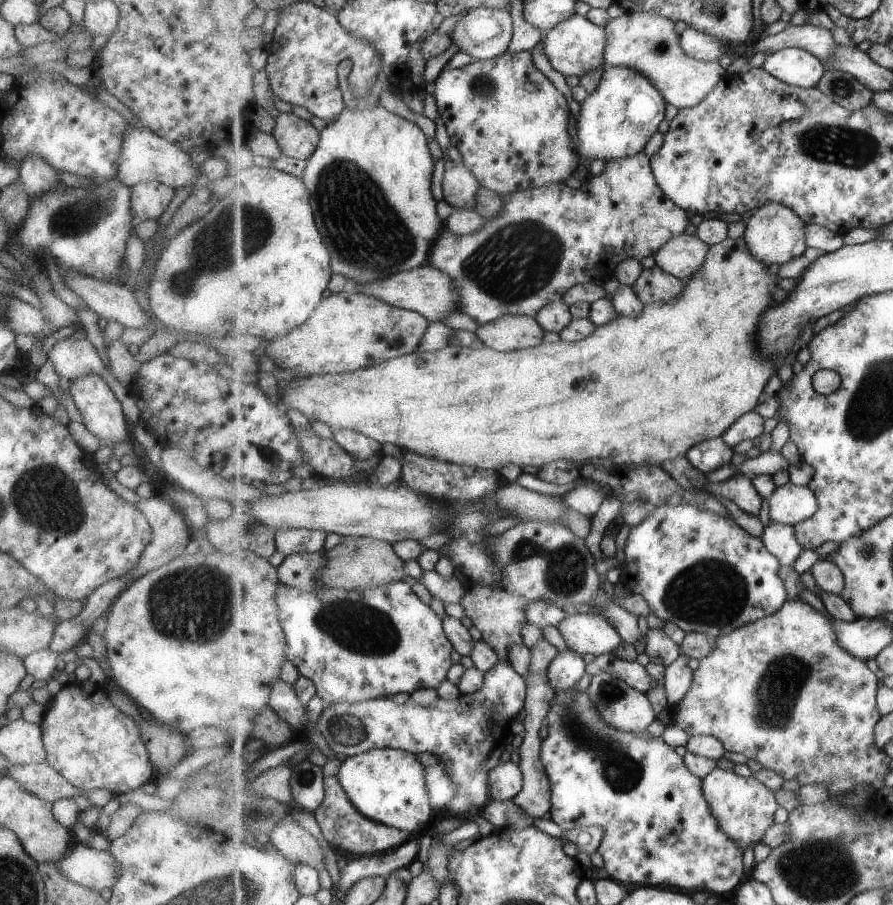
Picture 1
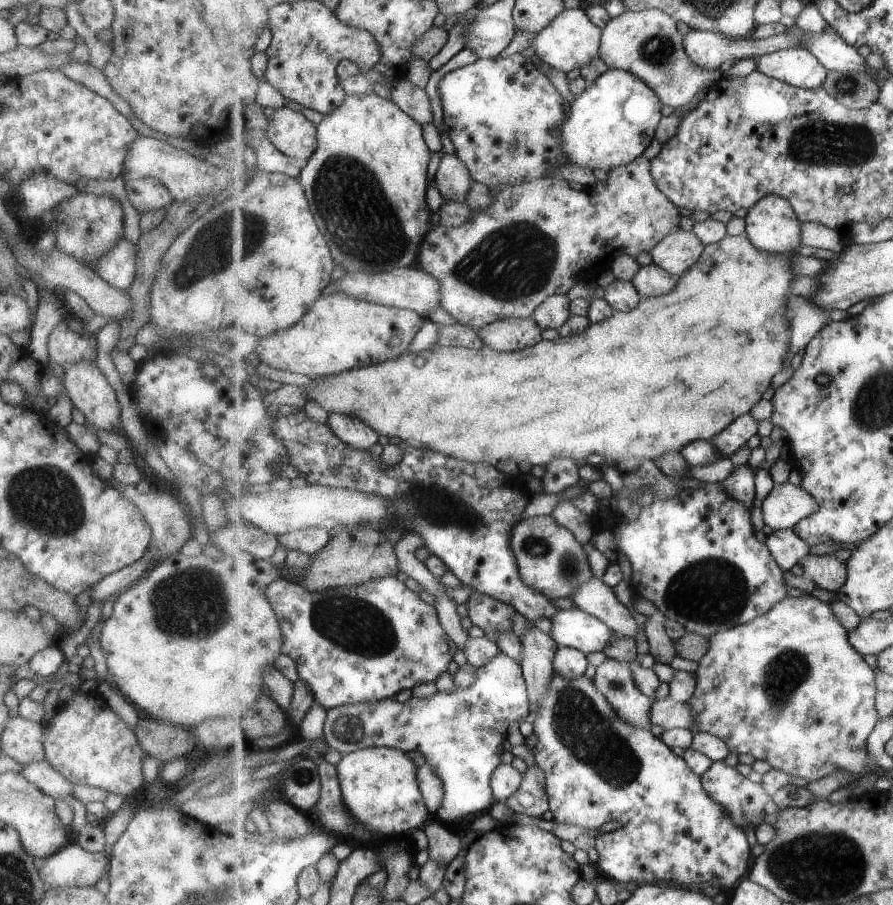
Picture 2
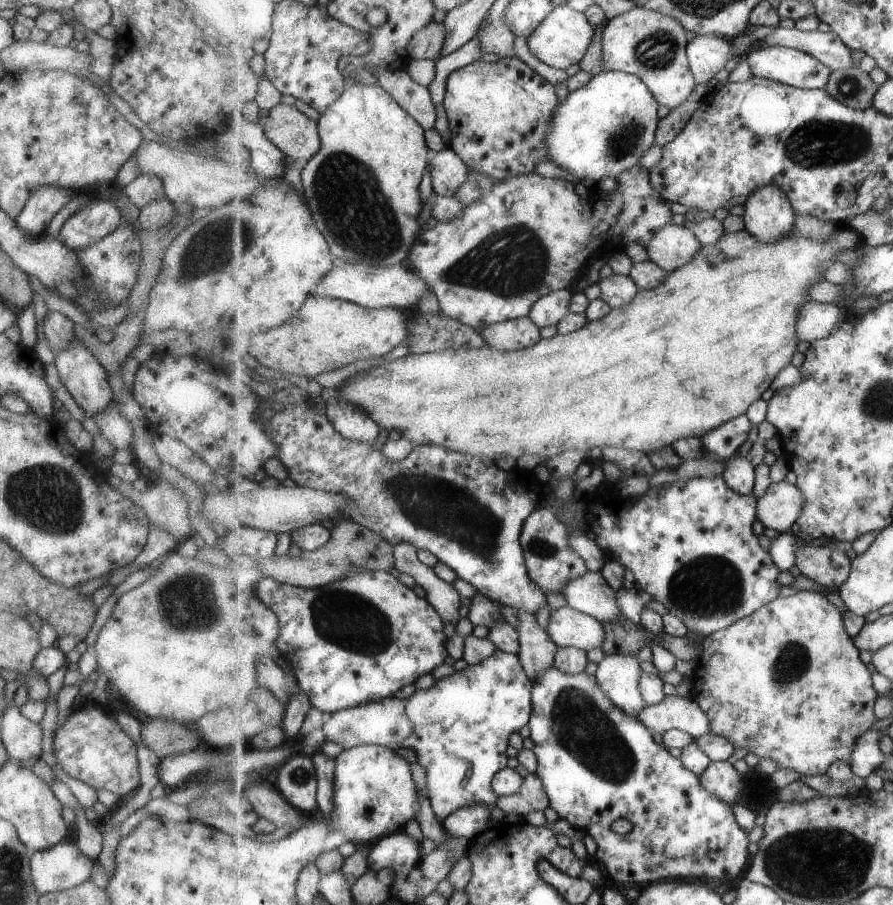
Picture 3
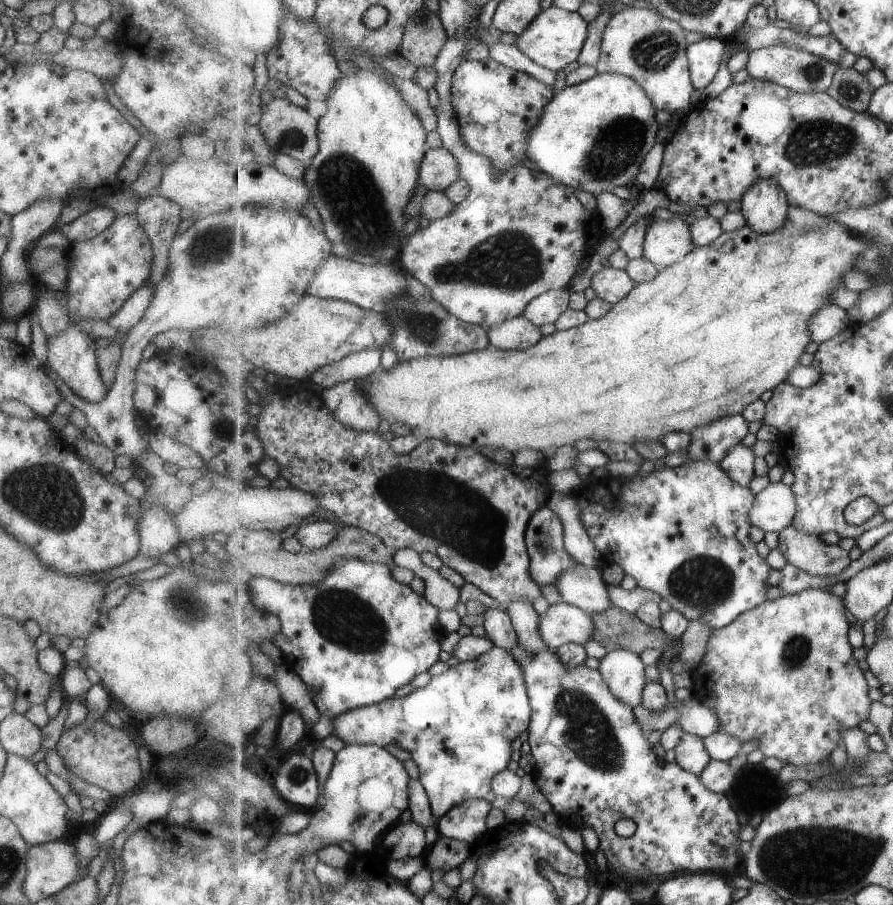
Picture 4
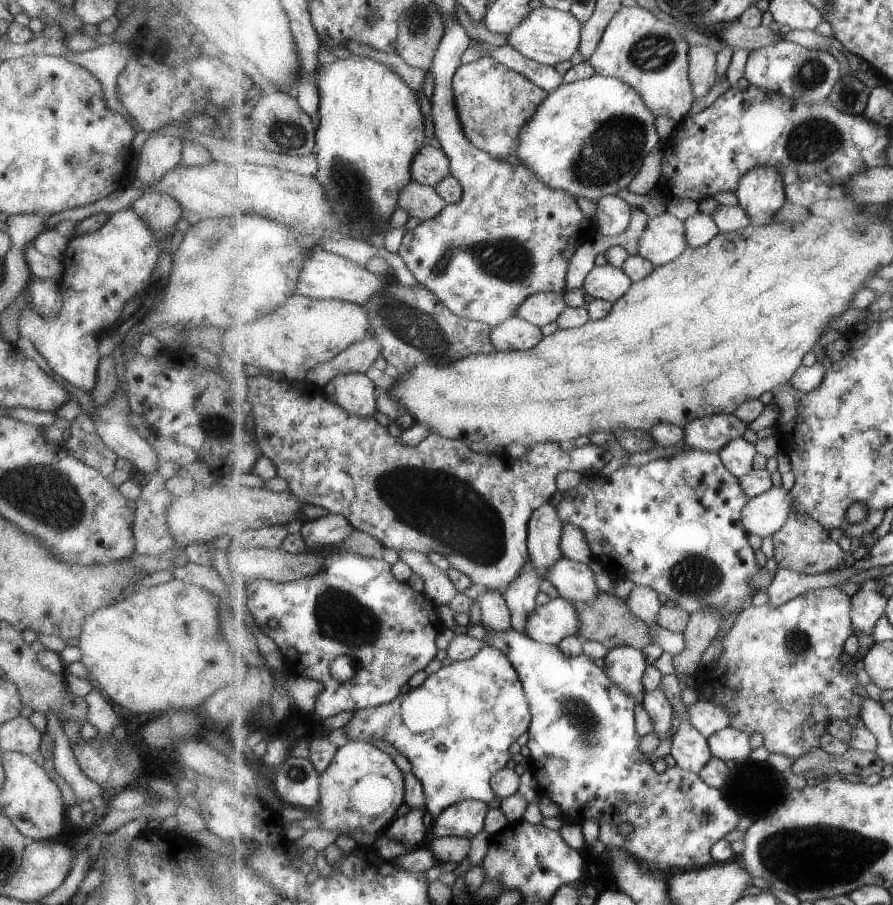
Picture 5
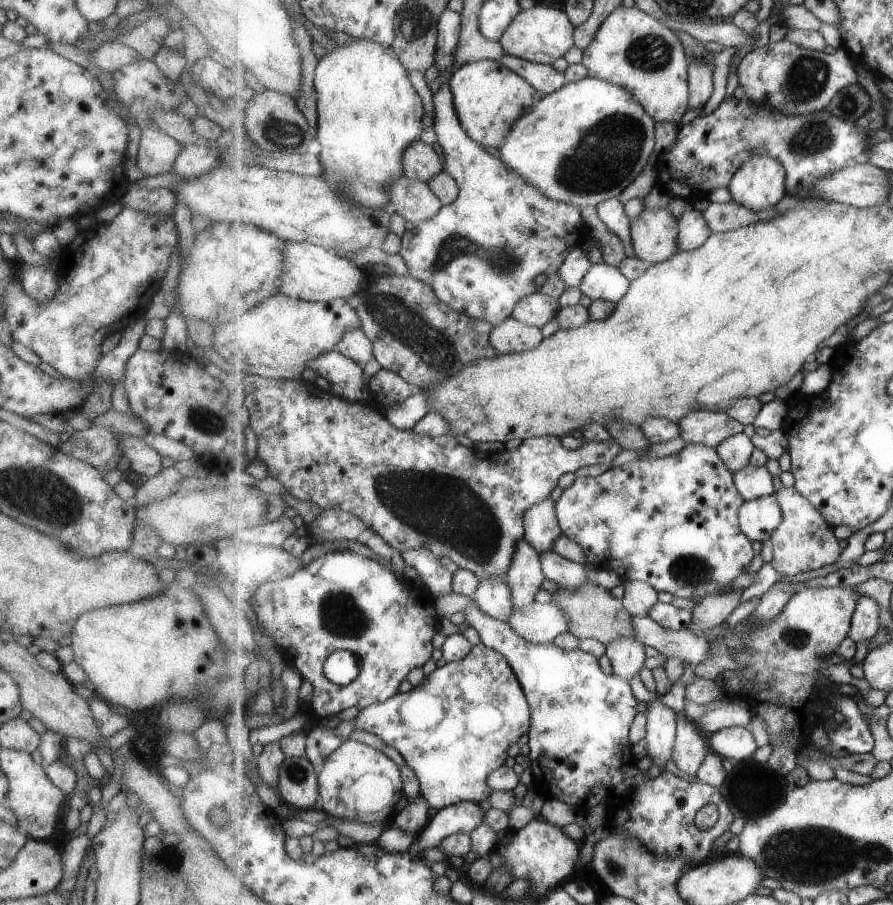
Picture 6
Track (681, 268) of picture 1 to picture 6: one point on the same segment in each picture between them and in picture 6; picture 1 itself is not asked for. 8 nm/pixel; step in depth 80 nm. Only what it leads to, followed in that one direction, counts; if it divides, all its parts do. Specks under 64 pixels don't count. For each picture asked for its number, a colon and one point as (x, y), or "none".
2: (679, 251)
3: (673, 246)
4: (667, 242)
5: (665, 238)
6: (655, 233)

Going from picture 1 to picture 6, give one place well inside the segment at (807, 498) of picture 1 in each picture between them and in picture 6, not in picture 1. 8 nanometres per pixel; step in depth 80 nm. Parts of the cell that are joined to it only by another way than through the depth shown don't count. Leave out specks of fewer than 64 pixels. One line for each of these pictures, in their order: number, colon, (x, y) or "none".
2: (786, 505)
3: (779, 508)
4: (775, 508)
5: (765, 514)
6: (759, 518)

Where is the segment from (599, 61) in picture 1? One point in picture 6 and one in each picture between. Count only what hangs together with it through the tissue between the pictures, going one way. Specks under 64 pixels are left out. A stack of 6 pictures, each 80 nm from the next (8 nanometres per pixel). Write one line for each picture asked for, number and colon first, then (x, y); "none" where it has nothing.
2: (572, 40)
3: (563, 39)
4: (555, 38)
5: (550, 36)
6: (542, 34)

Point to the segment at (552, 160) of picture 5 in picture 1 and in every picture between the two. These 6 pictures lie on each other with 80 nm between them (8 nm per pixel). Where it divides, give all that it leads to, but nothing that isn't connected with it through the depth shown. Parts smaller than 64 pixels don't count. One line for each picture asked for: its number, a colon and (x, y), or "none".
1: (618, 119)
2: (612, 123)
3: (603, 130)
4: (594, 136)

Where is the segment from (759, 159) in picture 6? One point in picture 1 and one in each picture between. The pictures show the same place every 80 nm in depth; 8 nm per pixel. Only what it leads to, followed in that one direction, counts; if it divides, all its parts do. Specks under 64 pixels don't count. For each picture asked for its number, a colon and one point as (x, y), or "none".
1: (775, 233)
2: (773, 225)
3: (769, 215)
4: (766, 207)
5: (761, 192)

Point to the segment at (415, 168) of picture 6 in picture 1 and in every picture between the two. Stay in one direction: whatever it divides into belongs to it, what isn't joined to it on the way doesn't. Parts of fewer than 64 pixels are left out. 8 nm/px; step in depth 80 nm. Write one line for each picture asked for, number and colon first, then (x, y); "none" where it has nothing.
1: (460, 186)
2: (454, 181)
3: (448, 172)
4: (439, 169)
5: (431, 165)

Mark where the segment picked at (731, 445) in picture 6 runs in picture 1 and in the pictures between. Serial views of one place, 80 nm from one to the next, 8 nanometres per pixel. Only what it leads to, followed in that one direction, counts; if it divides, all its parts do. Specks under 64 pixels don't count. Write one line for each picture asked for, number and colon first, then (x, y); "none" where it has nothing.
1: (740, 488)
2: (741, 485)
3: (739, 472)
4: (740, 463)
5: (738, 456)

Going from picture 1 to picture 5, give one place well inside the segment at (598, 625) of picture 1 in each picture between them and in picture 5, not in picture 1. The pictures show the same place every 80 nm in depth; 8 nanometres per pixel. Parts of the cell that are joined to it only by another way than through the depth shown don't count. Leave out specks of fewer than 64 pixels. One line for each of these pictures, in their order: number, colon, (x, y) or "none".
2: (574, 628)
3: (567, 626)
4: (564, 623)
5: (550, 624)

